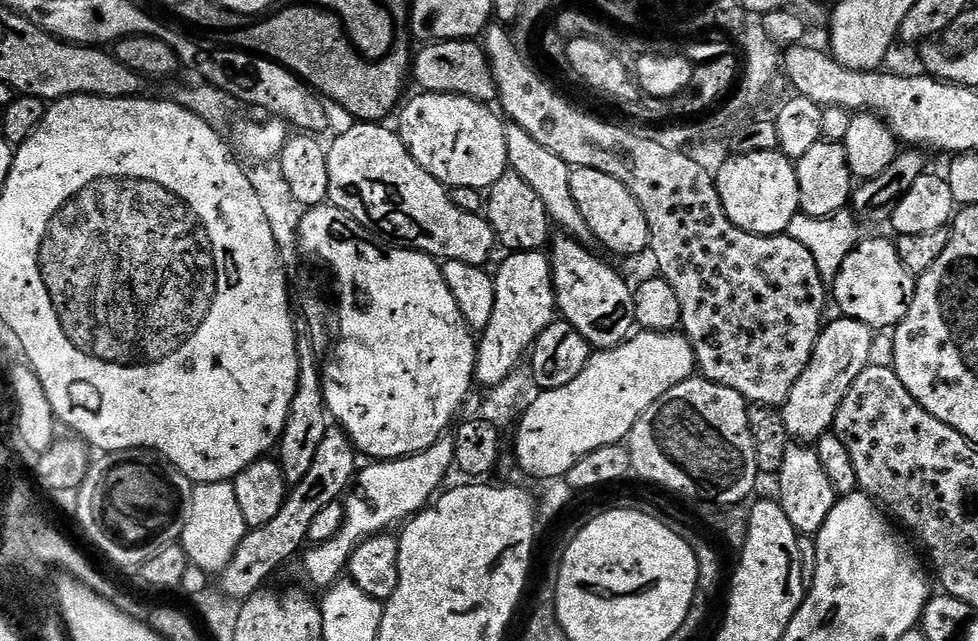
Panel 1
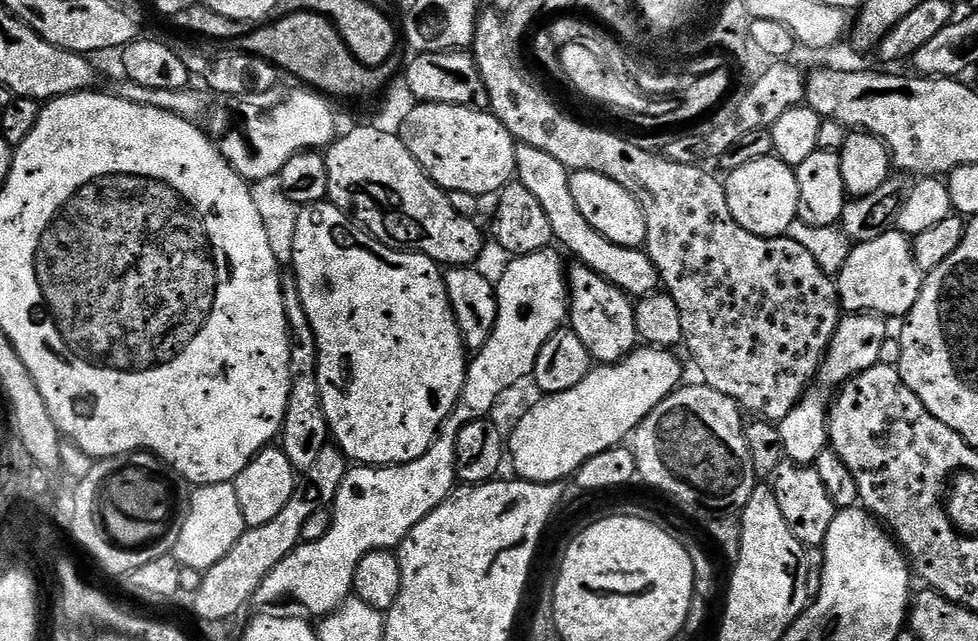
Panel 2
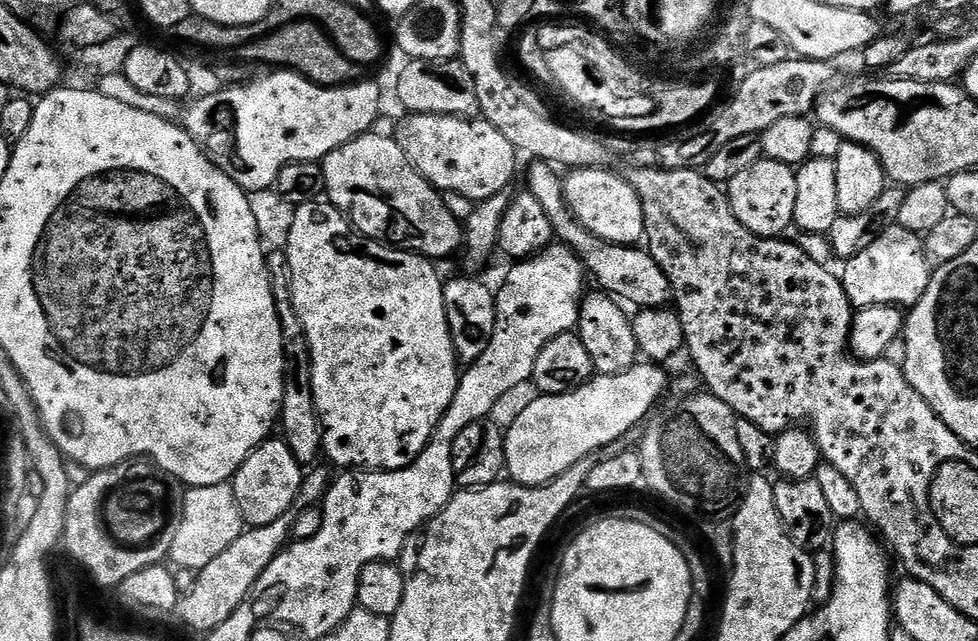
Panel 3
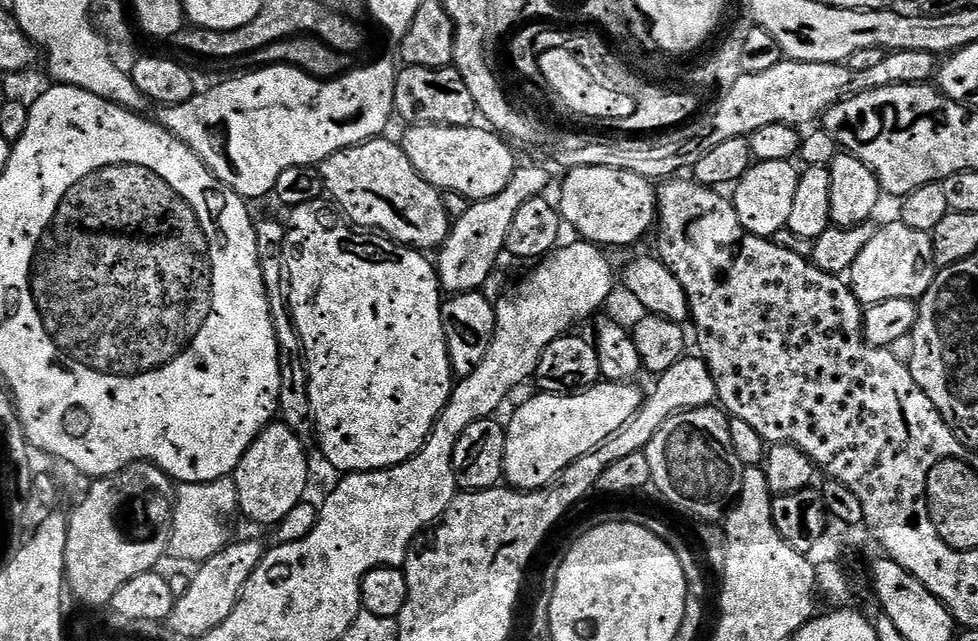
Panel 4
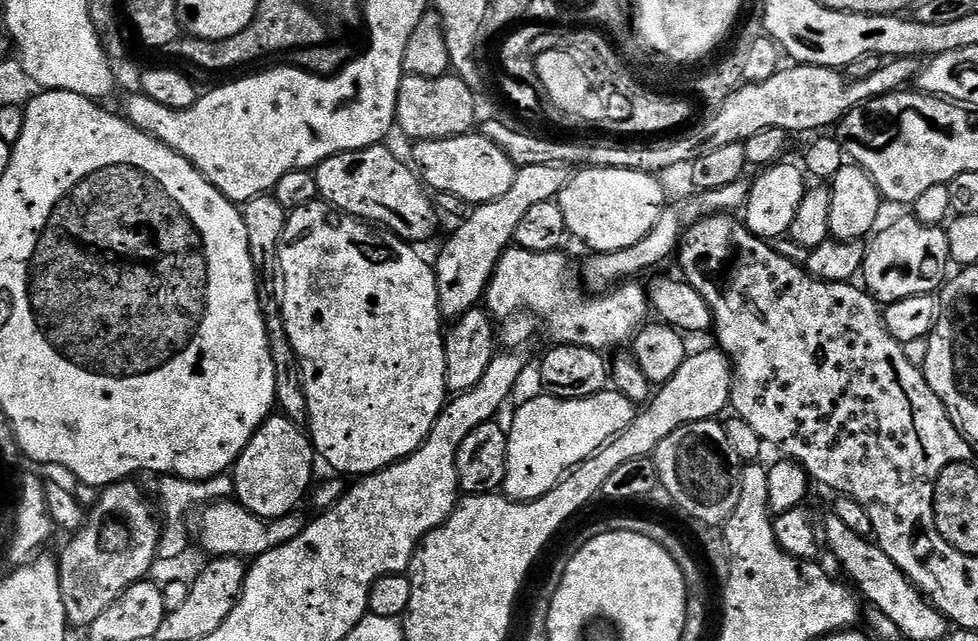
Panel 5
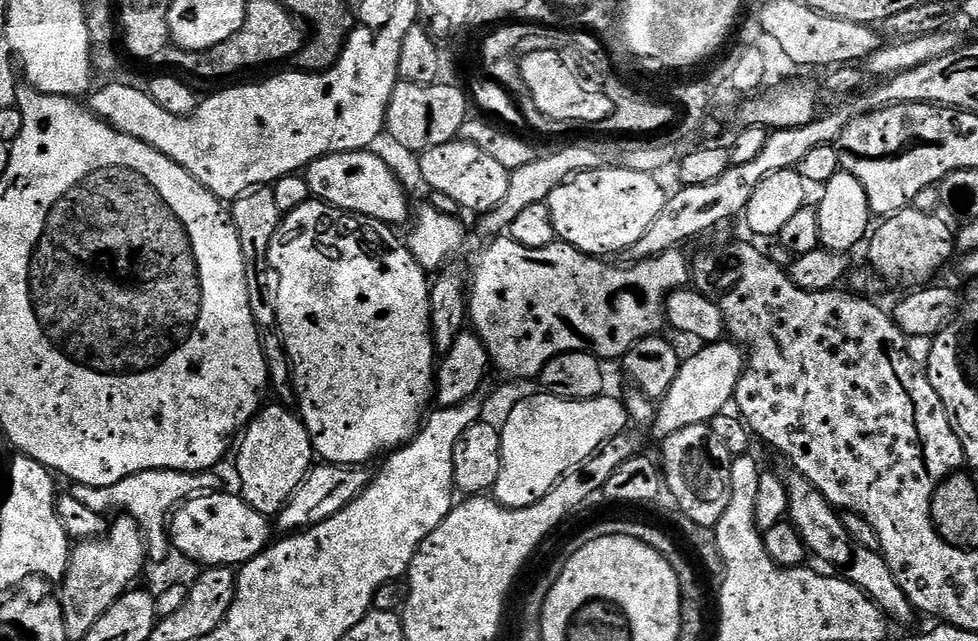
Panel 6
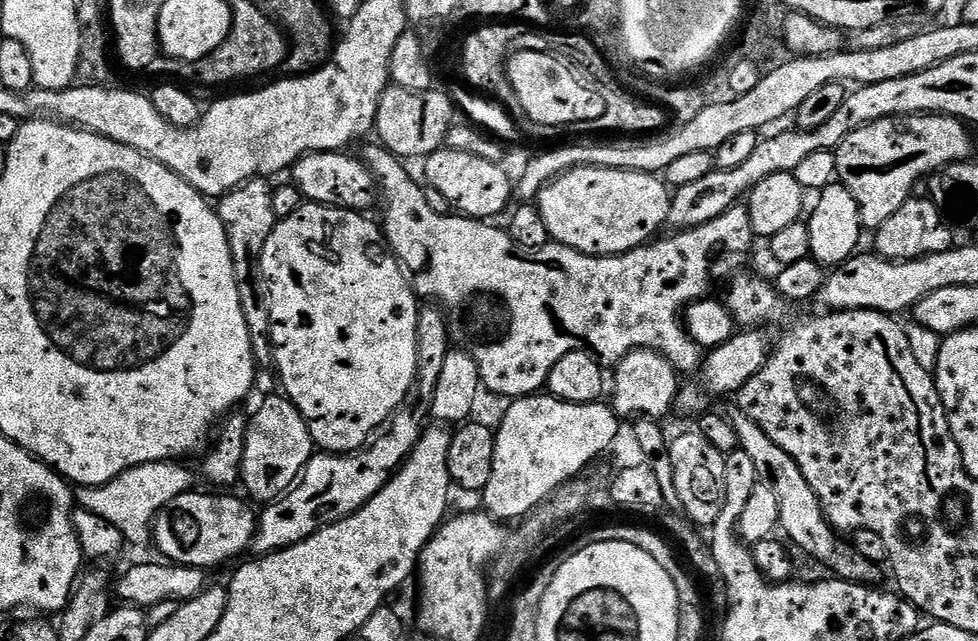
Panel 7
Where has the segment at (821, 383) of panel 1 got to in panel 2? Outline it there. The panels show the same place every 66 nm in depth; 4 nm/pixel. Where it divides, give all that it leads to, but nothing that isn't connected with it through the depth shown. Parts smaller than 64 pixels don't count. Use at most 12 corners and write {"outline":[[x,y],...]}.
{"outline":[[841,315],[818,382],[778,421],[785,457],[815,465],[830,447],[839,390],[880,363],[881,317]]}

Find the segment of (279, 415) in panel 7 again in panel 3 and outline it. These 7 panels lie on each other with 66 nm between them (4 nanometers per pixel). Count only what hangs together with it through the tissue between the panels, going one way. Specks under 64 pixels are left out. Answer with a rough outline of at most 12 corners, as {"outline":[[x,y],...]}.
{"outline":[[283,438],[260,443],[230,481],[245,525],[293,511],[305,475]]}

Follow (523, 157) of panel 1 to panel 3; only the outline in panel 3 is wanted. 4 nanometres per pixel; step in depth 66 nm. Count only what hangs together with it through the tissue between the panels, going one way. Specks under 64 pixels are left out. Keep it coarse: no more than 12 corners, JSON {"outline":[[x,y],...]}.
{"outline":[[532,162],[526,191],[554,237],[609,296],[633,309],[673,299],[643,247],[611,244],[574,218],[561,173]]}

